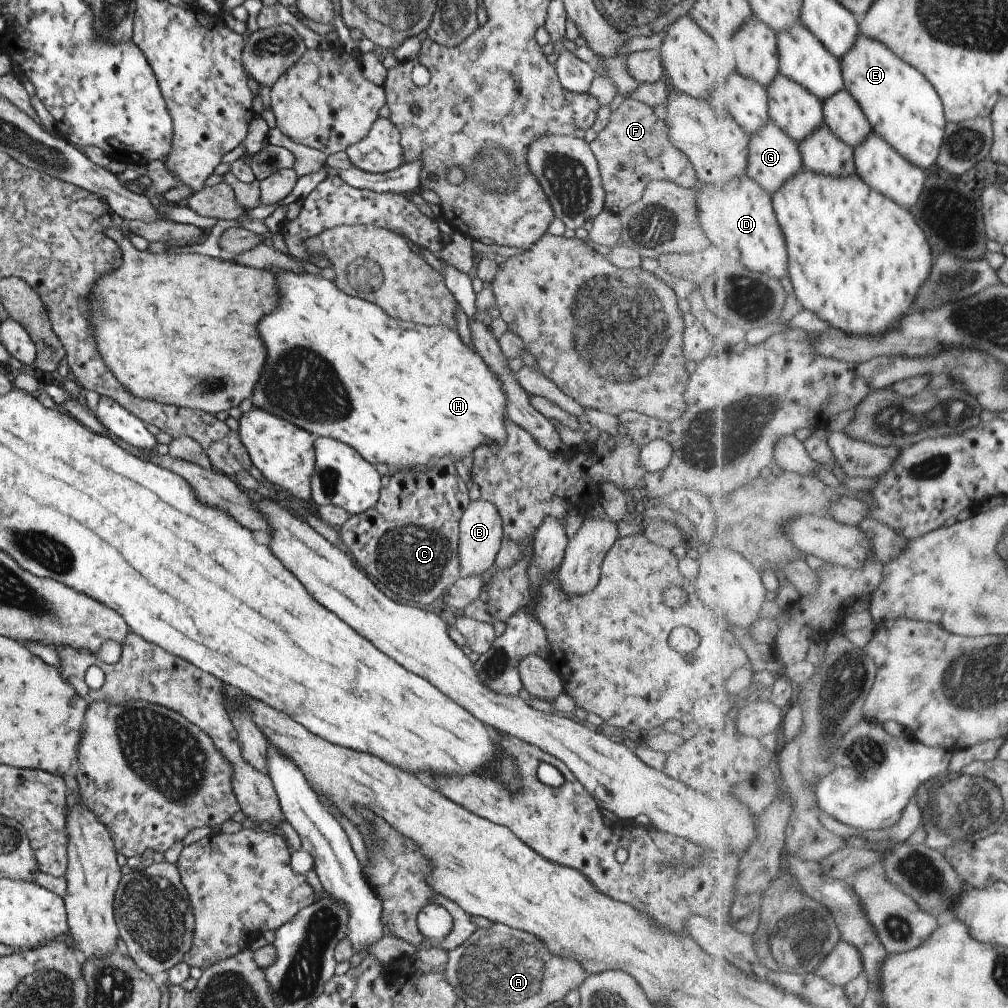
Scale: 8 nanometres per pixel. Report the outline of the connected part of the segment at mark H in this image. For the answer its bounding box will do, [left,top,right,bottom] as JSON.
[251,268,505,469]

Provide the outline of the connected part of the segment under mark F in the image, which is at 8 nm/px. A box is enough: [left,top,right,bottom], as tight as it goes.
[588,99,697,214]

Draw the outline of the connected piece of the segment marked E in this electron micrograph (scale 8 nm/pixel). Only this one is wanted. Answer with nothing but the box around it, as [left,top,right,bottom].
[840,34,948,170]

